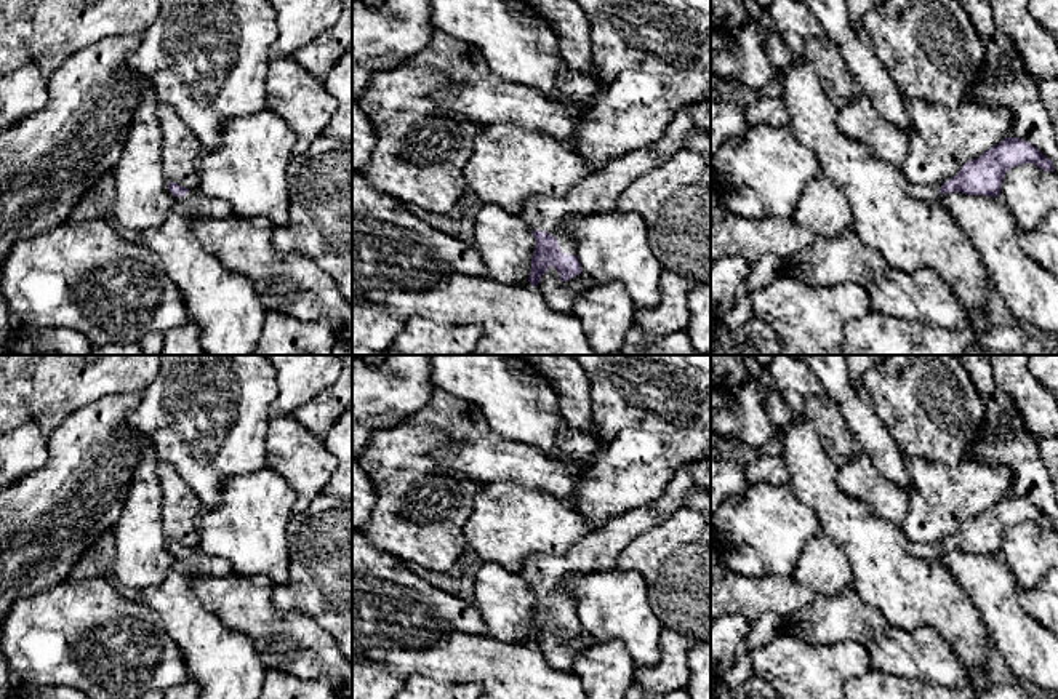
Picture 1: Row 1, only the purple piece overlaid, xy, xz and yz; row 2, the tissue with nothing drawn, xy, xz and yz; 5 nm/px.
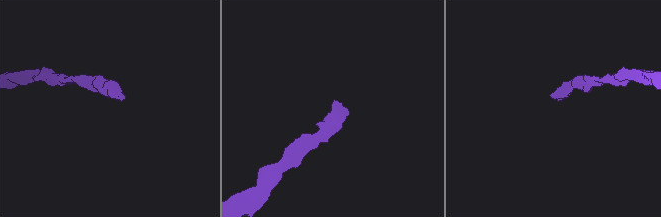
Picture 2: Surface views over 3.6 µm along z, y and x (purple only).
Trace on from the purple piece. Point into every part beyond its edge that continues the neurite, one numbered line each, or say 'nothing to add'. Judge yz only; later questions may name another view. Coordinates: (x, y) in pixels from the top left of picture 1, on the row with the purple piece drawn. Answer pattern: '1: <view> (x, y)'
1: yz (932, 194)

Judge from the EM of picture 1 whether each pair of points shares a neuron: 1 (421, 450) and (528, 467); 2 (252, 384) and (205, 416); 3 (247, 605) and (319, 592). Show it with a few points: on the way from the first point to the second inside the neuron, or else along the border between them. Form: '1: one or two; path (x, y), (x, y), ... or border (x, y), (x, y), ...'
1: two; border (408, 424), (444, 434), (434, 453), (442, 466)
2: one; path (240, 384), (216, 405)
3: two; border (272, 586), (272, 602), (279, 608), (309, 615)

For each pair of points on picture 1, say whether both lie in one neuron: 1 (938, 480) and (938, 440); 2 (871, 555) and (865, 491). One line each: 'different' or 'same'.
1: different
2: different

